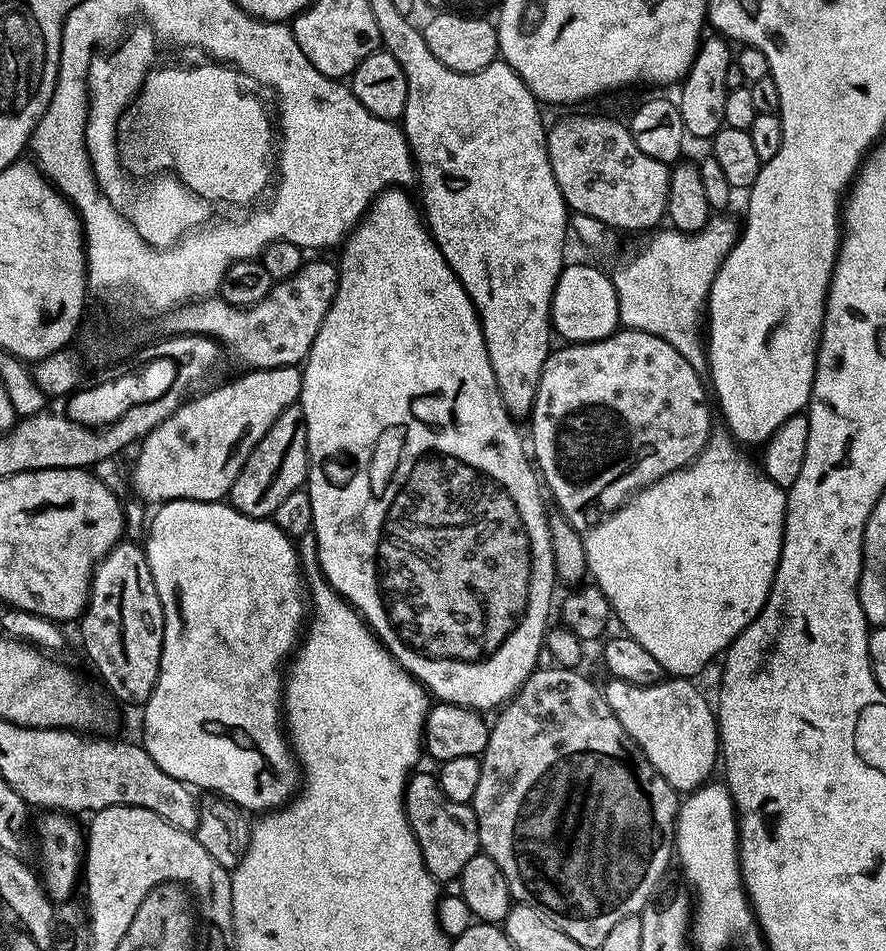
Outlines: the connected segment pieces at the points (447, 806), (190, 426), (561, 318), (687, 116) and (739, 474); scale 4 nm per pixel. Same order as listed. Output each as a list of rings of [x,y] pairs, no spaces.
[[[413,771],[404,785],[404,813],[422,850],[426,870],[438,882],[455,881],[466,870],[466,862],[481,851],[478,818],[471,804],[446,798],[439,779],[428,772]]]
[[[296,366],[254,368],[239,374],[237,380],[228,380],[209,392],[196,394],[201,396],[186,399],[161,425],[139,441],[140,453],[132,464],[132,488],[141,501],[152,503],[152,506],[169,500],[223,501],[231,493],[234,478],[238,478],[254,446],[262,442],[266,430],[274,426],[276,419],[299,401],[302,390],[302,372]]]
[[[569,263],[560,273],[552,295],[551,327],[568,344],[589,344],[612,335],[621,327],[616,288],[607,271],[592,264]]]
[[[719,34],[710,36],[701,39],[692,65],[688,68],[688,74],[679,85],[681,88],[678,107],[682,114],[685,133],[689,137],[711,138],[715,136],[717,130],[725,127],[724,111],[730,91],[726,86],[726,70],[730,70],[730,66],[734,63],[734,48],[725,37]]]
[[[724,430],[713,431],[708,437],[707,446],[696,456],[692,463],[684,468],[666,474],[658,482],[648,488],[641,488],[635,496],[628,499],[617,512],[611,512],[600,523],[583,533],[586,562],[588,563],[588,576],[594,581],[597,588],[606,594],[608,605],[611,606],[615,619],[620,619],[620,624],[625,633],[634,638],[634,642],[646,646],[646,651],[654,654],[664,668],[665,673],[676,678],[692,678],[695,672],[700,672],[712,659],[719,657],[727,649],[740,632],[762,610],[766,598],[770,594],[770,586],[774,582],[776,567],[780,561],[780,547],[784,541],[784,502],[785,489],[779,488],[770,482],[759,467],[756,468],[748,461],[748,456],[737,441]]]

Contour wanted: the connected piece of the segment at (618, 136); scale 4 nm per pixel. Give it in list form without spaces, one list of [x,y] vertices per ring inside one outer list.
[[[568,116],[565,120],[558,121],[553,128],[551,125],[547,134],[550,166],[554,170],[558,190],[562,190],[562,198],[572,212],[598,218],[598,222],[621,233],[647,233],[657,227],[655,224],[659,220],[665,219],[670,190],[669,165],[658,162],[658,158],[650,158],[650,154],[642,154],[642,150],[638,150],[638,142],[634,142],[627,123],[619,124],[618,121],[607,120],[604,116],[584,116],[581,120],[576,116]]]

